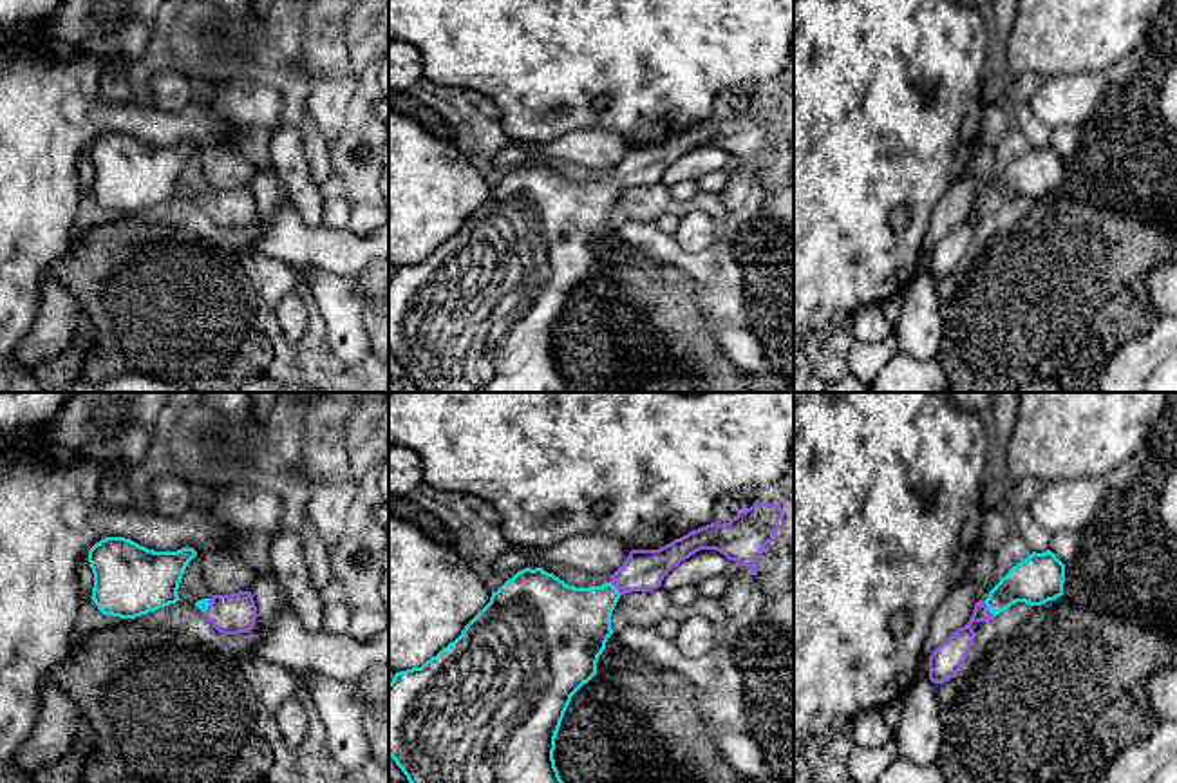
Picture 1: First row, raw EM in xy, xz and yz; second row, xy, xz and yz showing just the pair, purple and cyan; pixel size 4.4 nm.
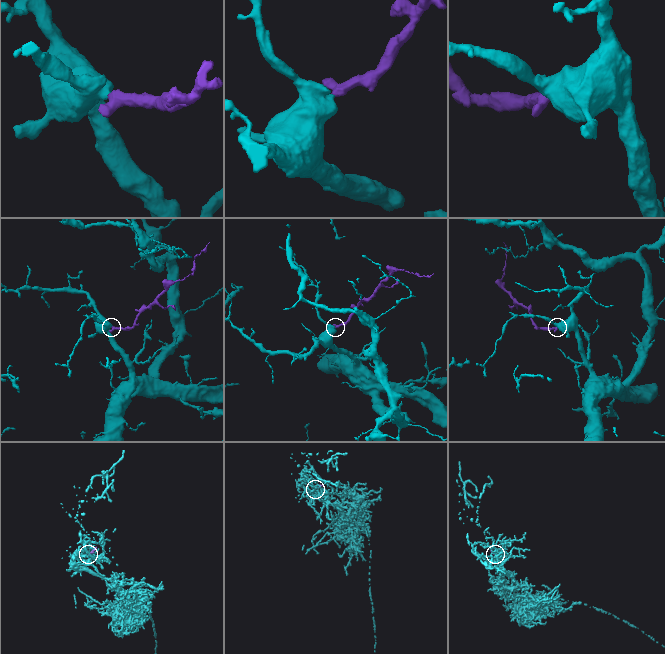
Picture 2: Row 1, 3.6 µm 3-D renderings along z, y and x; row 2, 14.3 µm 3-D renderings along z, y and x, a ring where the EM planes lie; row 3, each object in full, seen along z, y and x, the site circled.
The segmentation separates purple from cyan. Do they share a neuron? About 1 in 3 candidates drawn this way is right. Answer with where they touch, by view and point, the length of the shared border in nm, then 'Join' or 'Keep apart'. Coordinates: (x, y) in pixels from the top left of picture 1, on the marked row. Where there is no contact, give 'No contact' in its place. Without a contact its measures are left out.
Touches purple at yz (988, 610). Shared border 90 nm. Join

